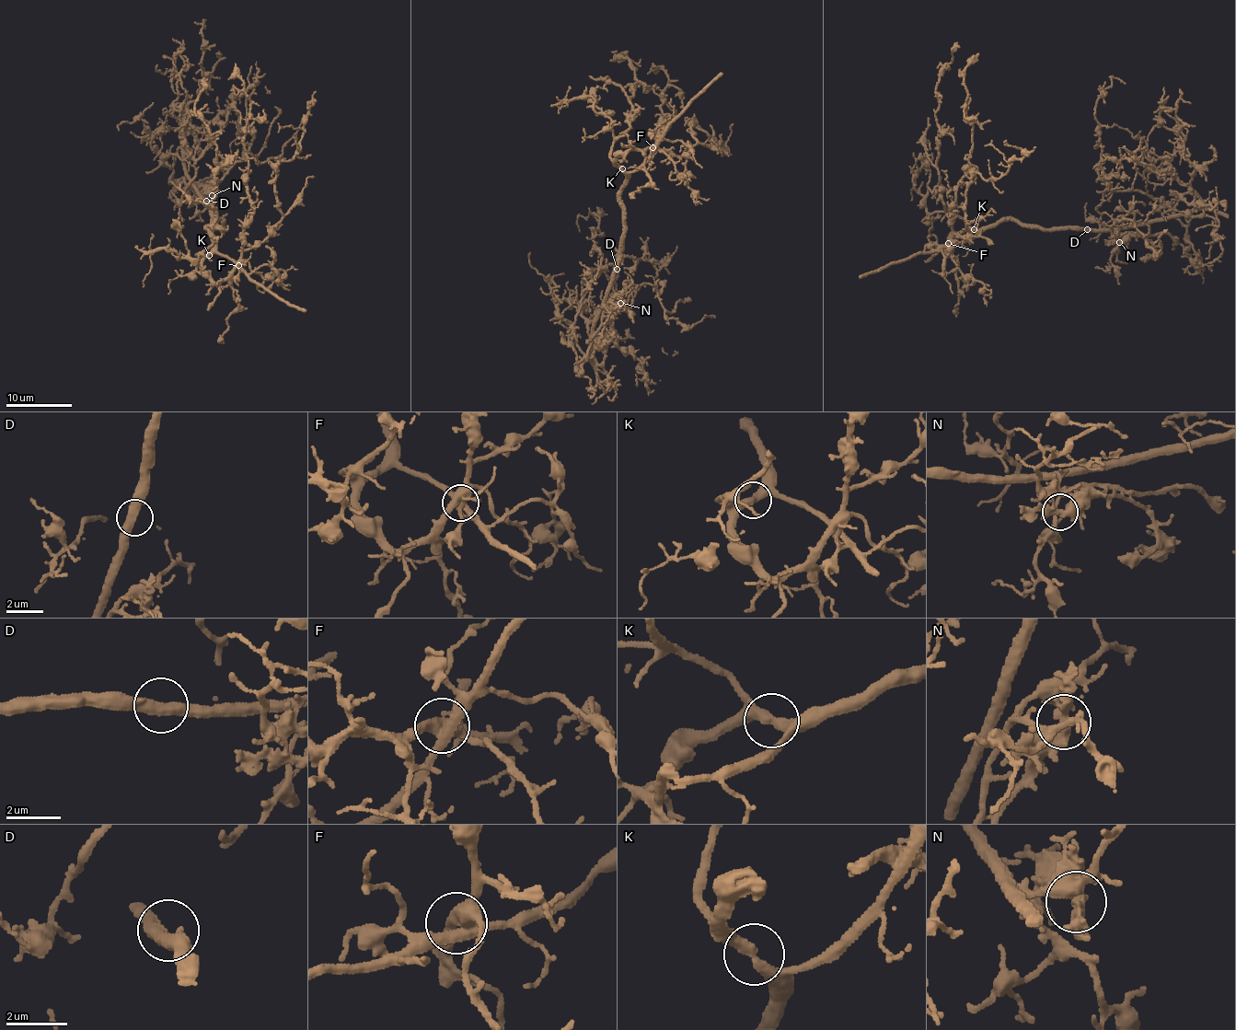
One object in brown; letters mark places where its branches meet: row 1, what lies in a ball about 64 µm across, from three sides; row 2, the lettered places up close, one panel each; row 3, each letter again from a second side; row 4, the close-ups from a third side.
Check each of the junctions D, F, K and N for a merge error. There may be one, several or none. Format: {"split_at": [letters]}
{"split_at": []}

